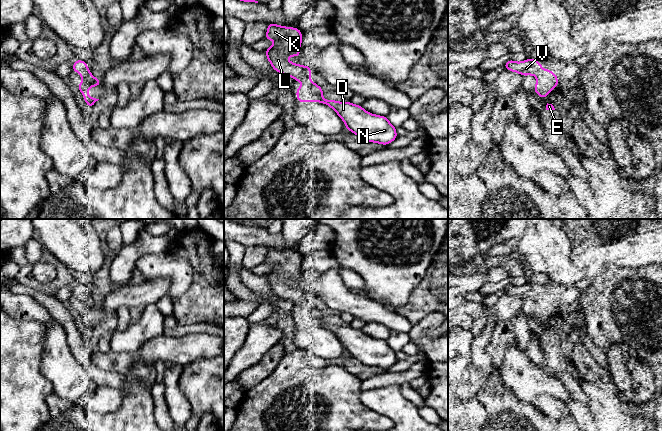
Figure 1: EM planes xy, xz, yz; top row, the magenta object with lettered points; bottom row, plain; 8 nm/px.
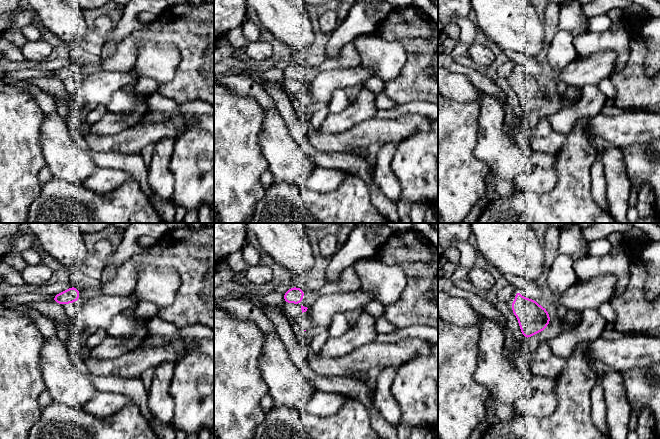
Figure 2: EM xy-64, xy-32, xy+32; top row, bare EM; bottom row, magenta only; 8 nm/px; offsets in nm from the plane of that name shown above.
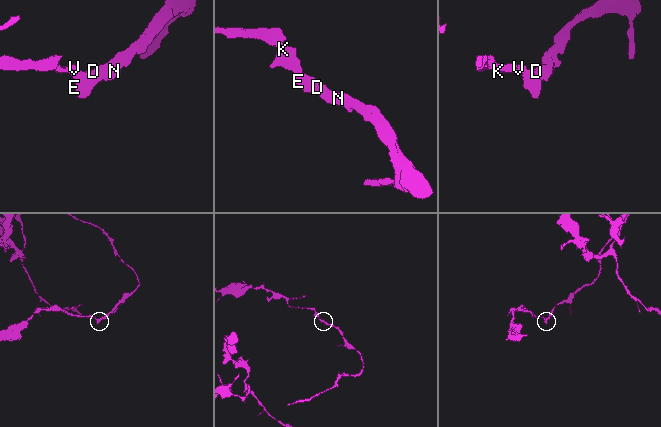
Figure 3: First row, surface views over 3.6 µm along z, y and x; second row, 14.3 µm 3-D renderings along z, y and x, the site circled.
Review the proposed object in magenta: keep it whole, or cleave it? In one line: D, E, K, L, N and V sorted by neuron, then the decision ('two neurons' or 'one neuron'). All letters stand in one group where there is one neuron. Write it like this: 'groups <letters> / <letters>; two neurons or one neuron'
groups D E K L N V; one neuron

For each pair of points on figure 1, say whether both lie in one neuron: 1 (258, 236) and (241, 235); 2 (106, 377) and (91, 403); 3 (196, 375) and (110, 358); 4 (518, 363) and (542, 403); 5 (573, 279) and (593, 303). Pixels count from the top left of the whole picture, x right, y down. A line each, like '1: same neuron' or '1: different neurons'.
1: same neuron
2: different neurons
3: different neurons
4: different neurons
5: different neurons

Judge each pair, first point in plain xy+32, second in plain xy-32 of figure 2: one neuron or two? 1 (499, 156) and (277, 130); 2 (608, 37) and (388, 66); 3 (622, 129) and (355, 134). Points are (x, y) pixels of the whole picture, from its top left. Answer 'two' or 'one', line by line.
1: one
2: one
3: one

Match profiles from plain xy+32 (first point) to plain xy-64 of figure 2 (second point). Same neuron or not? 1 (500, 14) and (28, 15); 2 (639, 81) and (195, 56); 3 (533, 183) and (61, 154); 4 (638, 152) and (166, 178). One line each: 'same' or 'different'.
1: different
2: same
3: different
4: different

